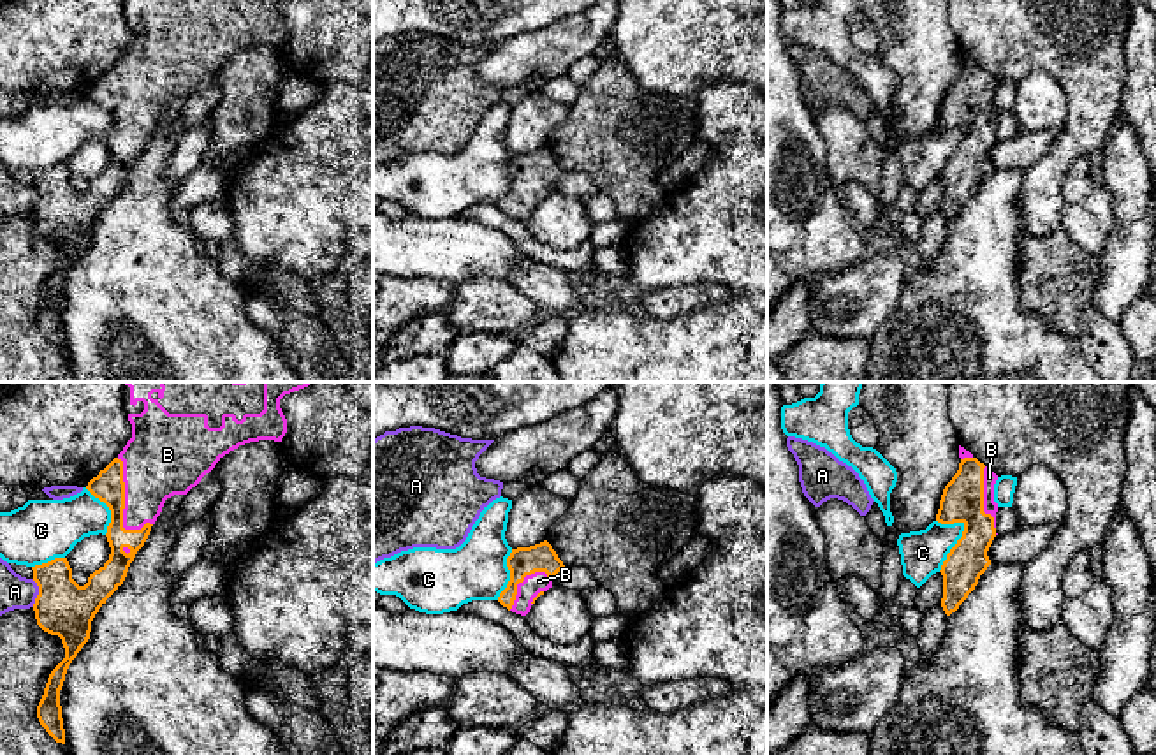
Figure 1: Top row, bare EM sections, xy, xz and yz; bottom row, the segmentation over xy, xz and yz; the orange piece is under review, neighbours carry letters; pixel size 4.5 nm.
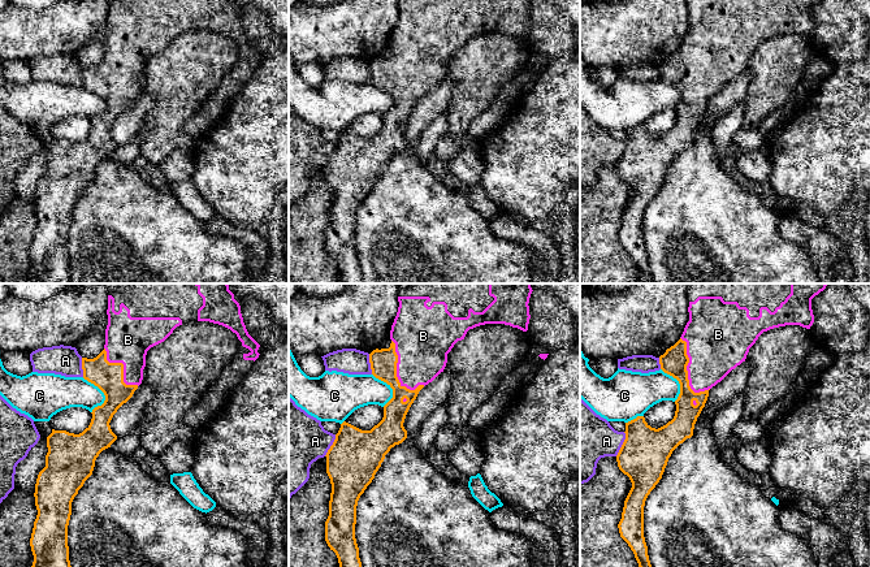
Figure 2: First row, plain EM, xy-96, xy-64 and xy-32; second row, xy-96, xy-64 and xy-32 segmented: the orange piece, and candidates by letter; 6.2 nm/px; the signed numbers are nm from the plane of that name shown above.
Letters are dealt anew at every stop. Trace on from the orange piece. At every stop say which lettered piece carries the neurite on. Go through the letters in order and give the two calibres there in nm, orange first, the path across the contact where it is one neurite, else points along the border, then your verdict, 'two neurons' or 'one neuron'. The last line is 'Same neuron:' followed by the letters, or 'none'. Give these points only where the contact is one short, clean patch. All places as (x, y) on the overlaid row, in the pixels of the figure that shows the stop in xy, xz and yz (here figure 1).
A: calibres 260 and 150 nm; two neurons
B: calibres 150 and 340 nm; one neuron
C: calibres 190 and 200 nm; two neurons
Same neuron: B

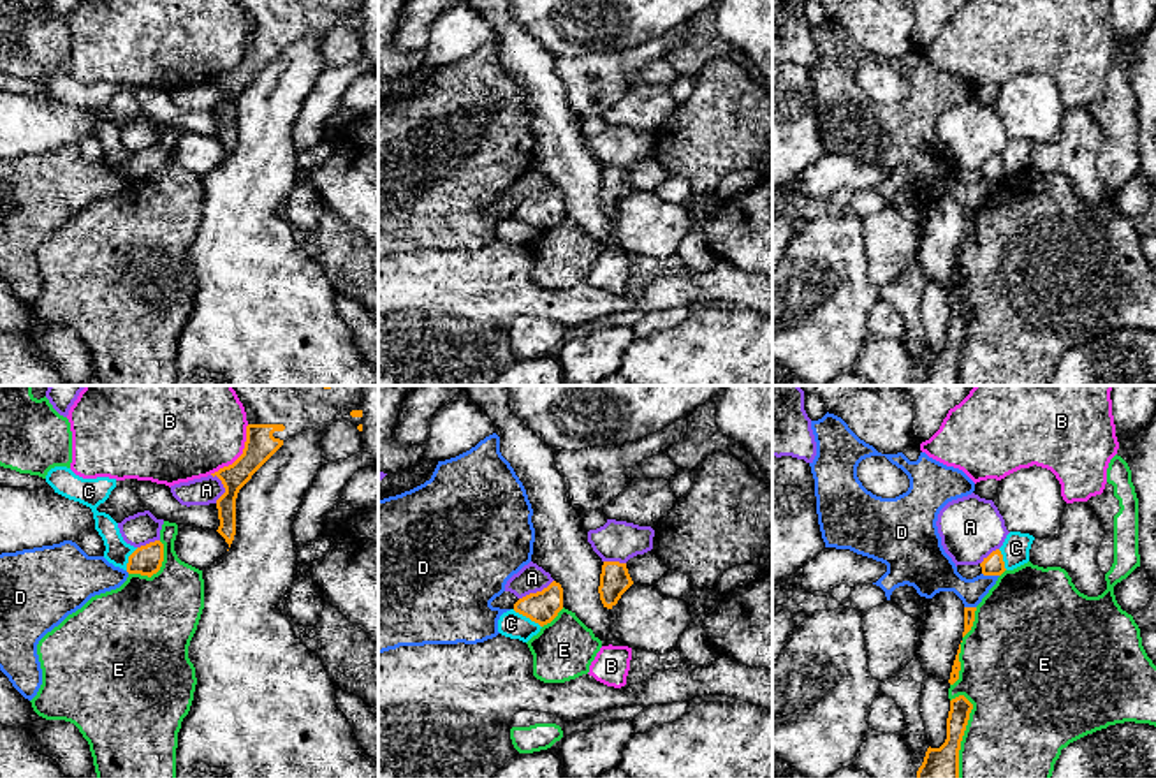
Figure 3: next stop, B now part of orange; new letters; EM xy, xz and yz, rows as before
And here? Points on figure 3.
A: calibres 150 and 130 nm; two neurons
B: calibres 140 and 460 nm; two neurons
C: calibres 150 and 120 nm; border xz (512, 609), (541, 627); two neurons
D: calibres 100 and 180 nm; two neurons
E: calibres 140 and 440 nm; two neurons
Same neuron: none

